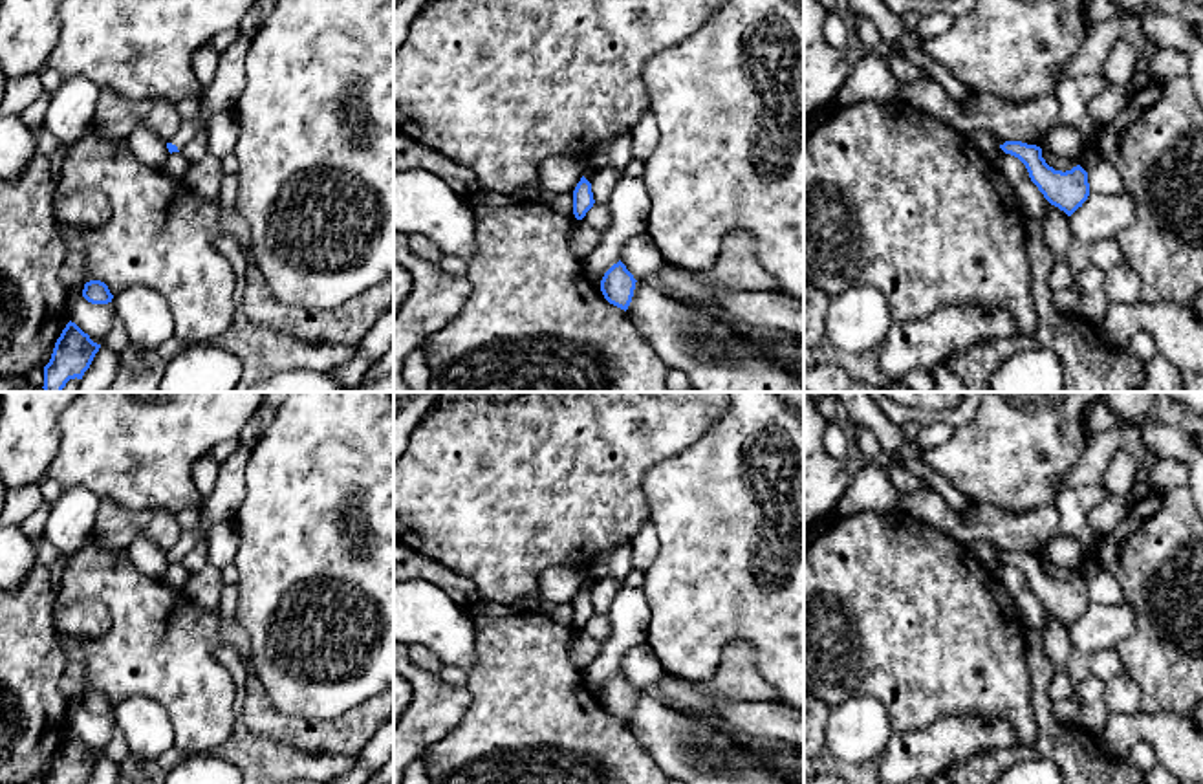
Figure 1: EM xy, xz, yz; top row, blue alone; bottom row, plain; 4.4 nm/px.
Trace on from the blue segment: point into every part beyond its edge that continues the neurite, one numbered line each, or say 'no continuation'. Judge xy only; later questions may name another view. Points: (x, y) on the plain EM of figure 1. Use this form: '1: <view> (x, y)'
1: xy (229, 491)

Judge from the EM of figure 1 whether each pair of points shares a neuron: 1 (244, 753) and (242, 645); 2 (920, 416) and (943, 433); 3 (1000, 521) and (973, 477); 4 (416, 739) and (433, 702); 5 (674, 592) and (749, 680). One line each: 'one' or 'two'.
1: two
2: two
3: two
4: one
5: two

